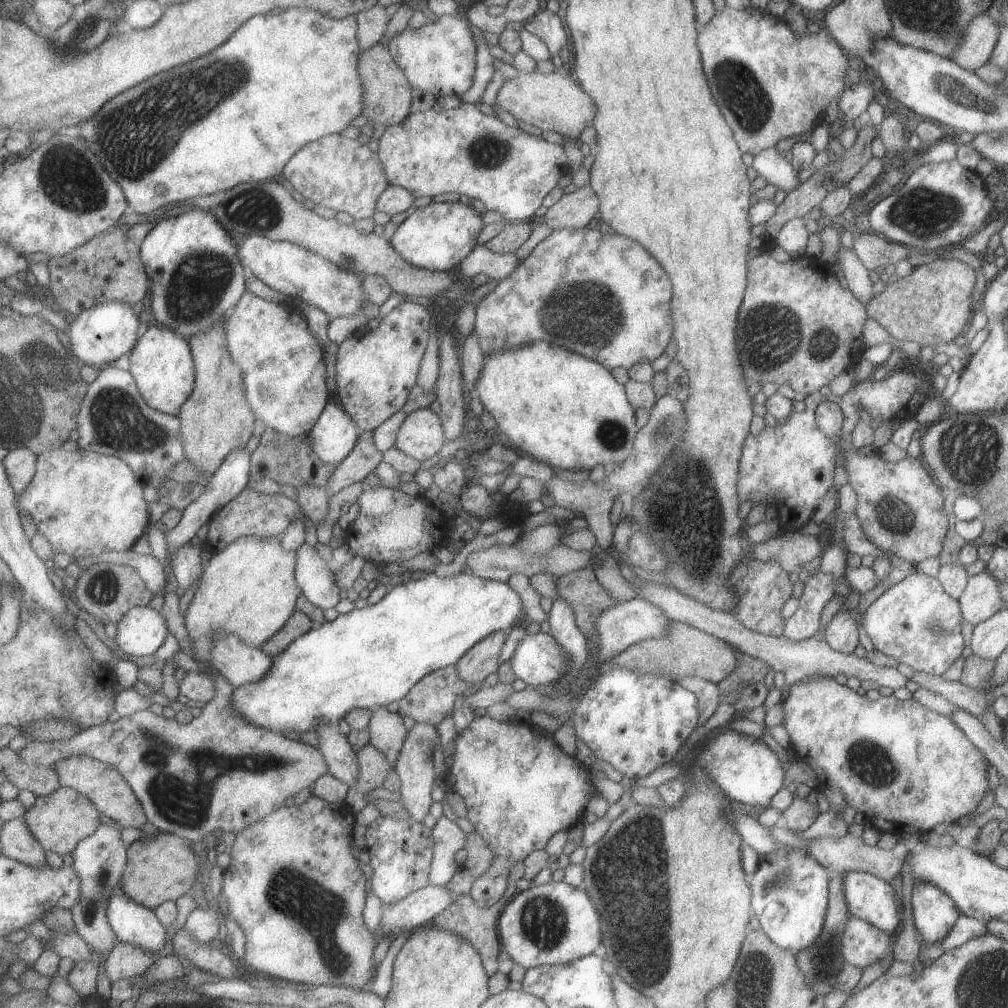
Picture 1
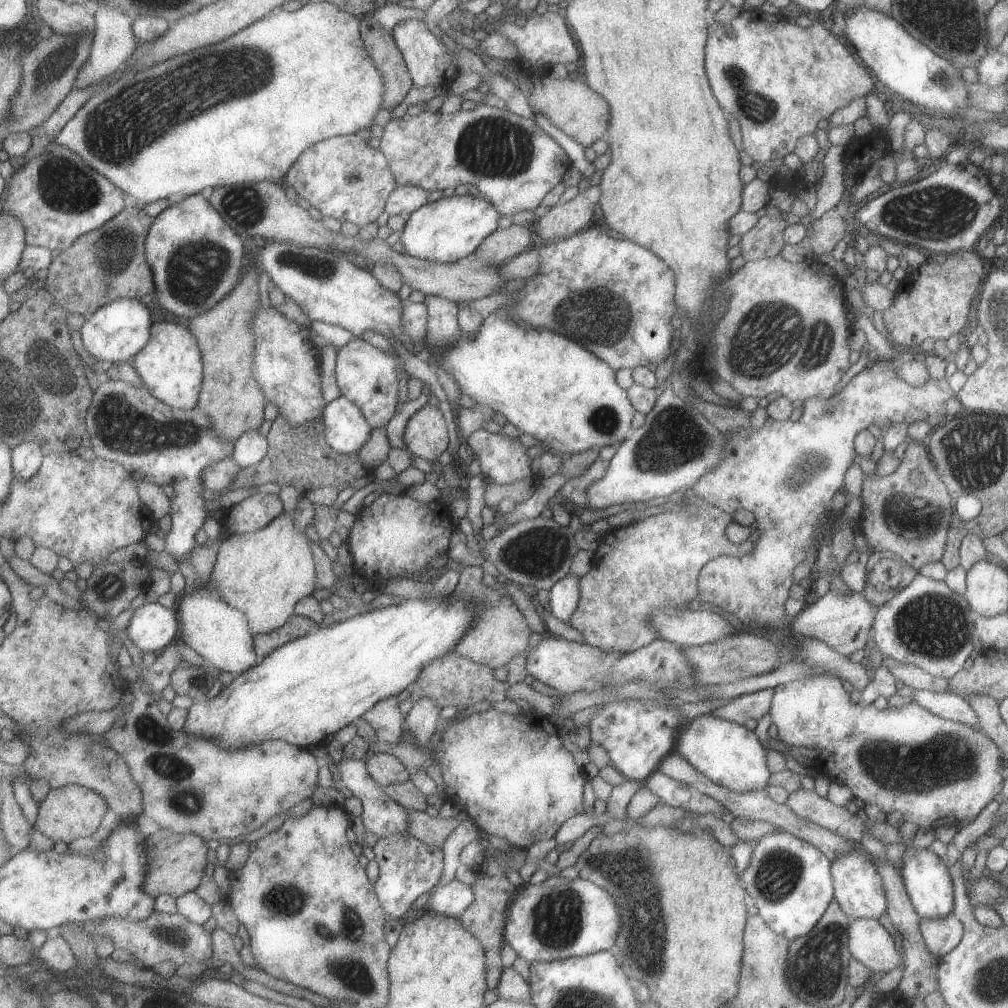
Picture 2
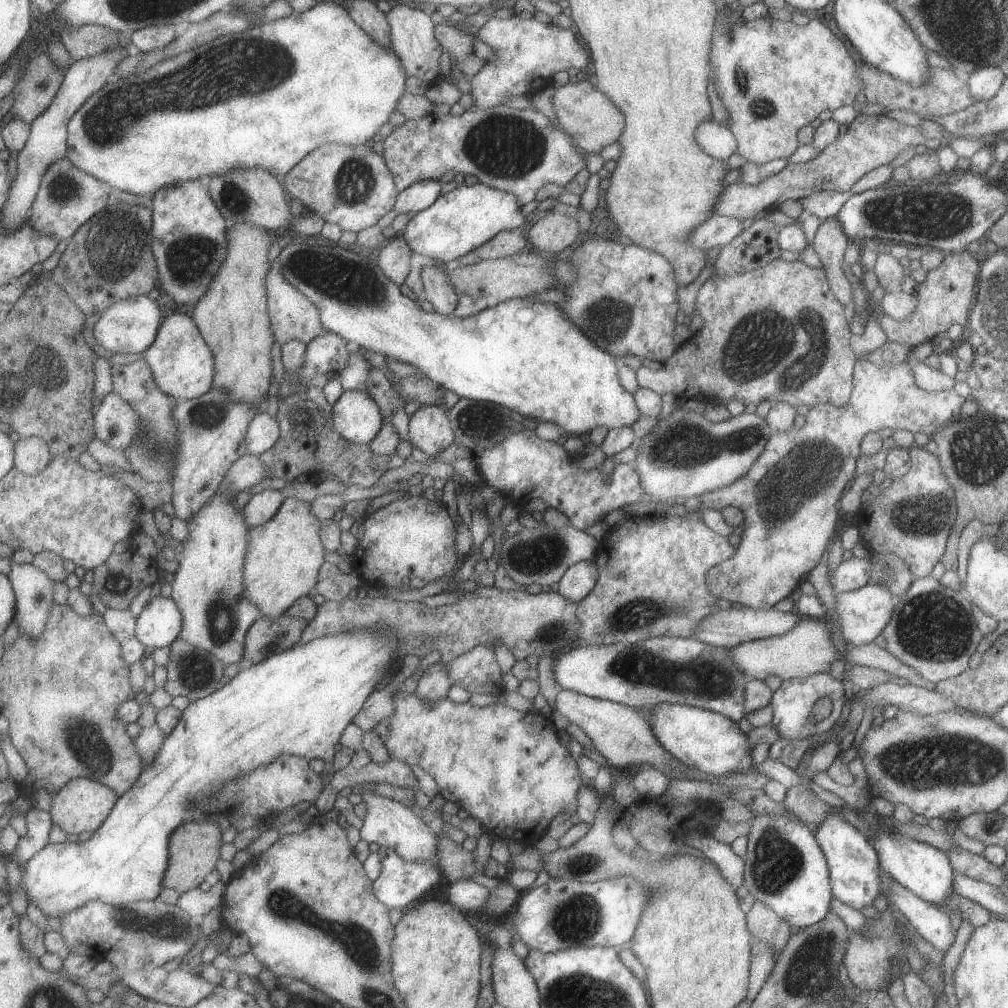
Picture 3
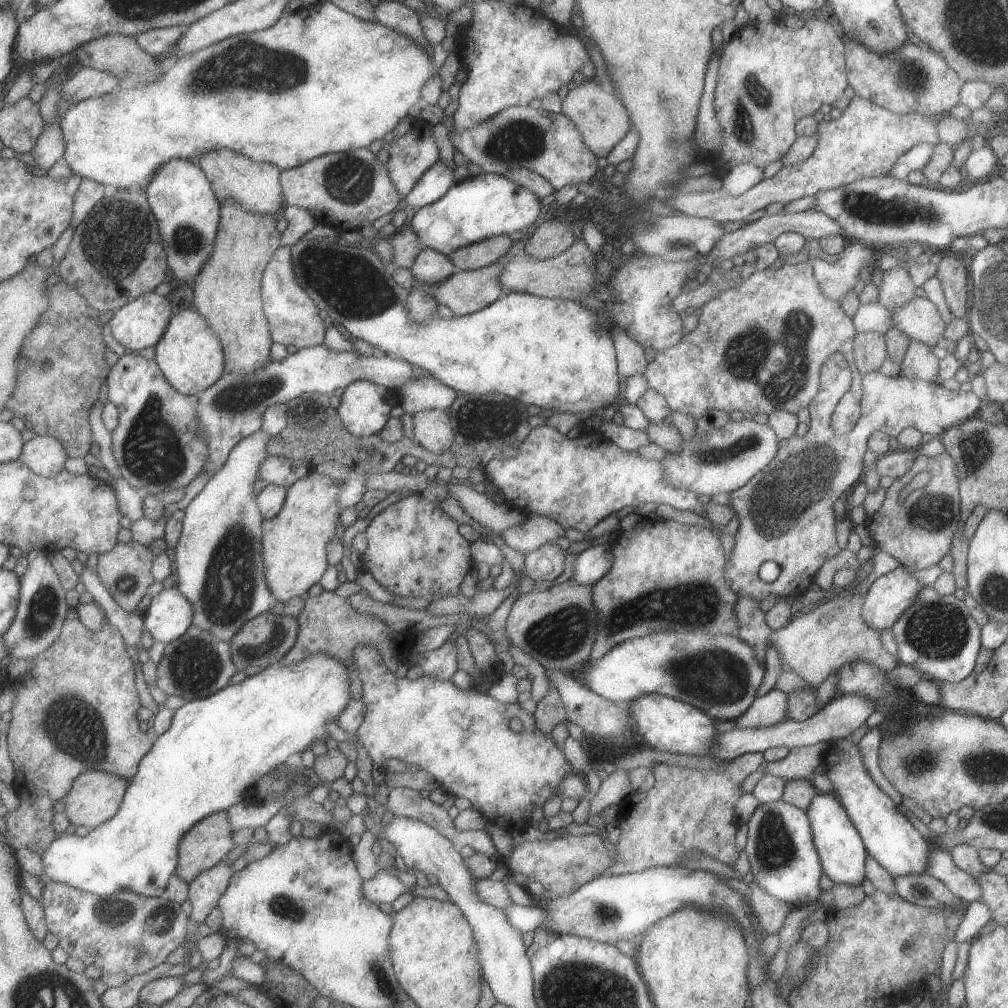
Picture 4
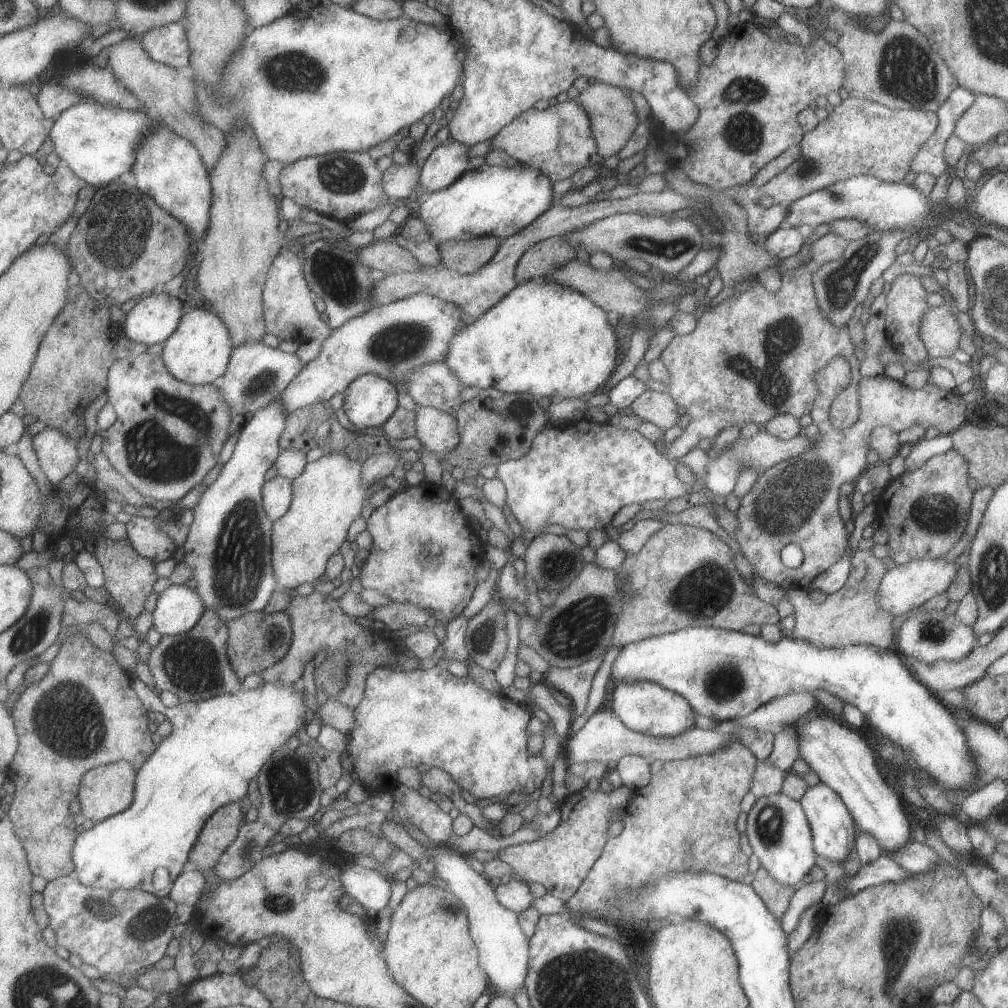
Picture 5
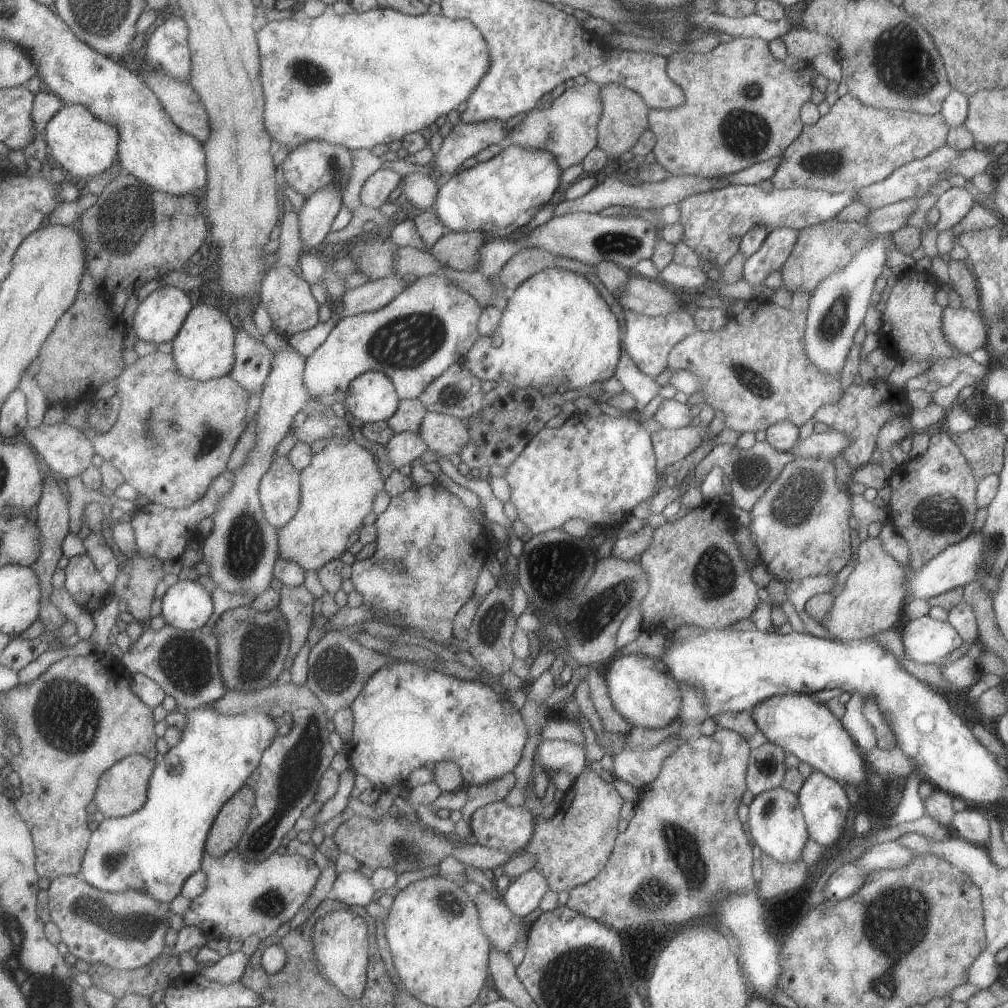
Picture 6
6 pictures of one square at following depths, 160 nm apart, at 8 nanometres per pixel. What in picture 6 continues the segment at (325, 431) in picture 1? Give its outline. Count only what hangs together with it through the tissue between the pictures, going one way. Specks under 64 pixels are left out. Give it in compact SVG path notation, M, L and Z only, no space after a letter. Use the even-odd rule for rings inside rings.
M367 371L348 384L344 404L357 420L374 423L386 421L395 412L399 400L393 383L386 374Z

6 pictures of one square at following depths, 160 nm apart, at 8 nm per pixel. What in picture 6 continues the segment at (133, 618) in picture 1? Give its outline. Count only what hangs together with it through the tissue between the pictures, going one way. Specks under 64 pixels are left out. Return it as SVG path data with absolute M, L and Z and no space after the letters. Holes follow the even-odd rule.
M179 581L167 589L162 600L166 623L187 632L204 627L215 612L212 592L201 581Z

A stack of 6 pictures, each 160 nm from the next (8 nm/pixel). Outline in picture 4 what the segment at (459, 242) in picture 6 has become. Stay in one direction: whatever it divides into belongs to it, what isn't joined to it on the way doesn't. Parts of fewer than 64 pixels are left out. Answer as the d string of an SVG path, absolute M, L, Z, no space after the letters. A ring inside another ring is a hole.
M497 235L467 246L460 246L451 251L447 258L457 270L470 271L499 260L509 250L512 242L508 235Z

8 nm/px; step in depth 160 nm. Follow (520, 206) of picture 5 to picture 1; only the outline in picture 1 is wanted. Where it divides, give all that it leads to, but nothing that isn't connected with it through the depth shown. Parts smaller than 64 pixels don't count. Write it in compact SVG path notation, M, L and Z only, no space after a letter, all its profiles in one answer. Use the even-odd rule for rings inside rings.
M459 201L431 202L424 207L414 207L410 215L396 226L388 243L406 263L414 267L432 271L455 270L461 260L474 249L483 225L481 214L470 205Z

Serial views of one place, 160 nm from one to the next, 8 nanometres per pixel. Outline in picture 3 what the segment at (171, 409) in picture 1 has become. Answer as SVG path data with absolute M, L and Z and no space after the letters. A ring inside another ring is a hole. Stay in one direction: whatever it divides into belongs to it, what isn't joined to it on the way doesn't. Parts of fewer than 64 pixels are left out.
M173 314L161 324L156 343L142 354L149 362L157 386L175 400L197 399L213 389L216 357L191 314Z

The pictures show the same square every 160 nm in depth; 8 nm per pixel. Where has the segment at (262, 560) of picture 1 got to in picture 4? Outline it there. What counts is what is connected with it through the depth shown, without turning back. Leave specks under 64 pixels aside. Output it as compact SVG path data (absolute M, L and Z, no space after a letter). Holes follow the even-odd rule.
M311 469L286 489L284 506L279 514L264 520L261 539L264 577L279 602L305 597L306 590L318 582L328 567L326 546L335 536L339 513L343 510L337 502L340 488L335 480Z

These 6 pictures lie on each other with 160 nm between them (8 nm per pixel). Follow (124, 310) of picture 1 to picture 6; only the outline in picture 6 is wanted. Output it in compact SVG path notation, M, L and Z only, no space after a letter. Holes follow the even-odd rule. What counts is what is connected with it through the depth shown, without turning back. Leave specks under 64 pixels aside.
M161 286L140 302L133 329L139 338L152 343L174 341L196 301L186 290Z

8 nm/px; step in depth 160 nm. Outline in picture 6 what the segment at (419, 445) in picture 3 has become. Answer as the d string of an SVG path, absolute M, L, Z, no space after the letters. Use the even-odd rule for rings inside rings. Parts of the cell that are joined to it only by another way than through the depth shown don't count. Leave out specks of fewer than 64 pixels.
M427 411L420 422L419 436L437 455L460 454L469 440L465 422L451 415Z

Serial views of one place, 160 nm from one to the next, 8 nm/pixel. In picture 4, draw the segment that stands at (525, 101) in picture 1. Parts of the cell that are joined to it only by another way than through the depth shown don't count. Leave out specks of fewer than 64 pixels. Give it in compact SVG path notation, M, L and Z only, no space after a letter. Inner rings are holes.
M591 80L569 90L561 100L560 111L577 127L585 146L596 157L606 157L631 128L627 109L620 98L613 90Z

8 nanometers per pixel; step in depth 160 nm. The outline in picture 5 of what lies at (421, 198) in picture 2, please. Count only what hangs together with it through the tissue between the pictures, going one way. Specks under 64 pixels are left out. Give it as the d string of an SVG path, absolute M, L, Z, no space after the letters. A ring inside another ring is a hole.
M449 135L431 151L420 166L418 188L433 192L453 184L453 181L465 171L469 171L467 156L469 156L469 147Z

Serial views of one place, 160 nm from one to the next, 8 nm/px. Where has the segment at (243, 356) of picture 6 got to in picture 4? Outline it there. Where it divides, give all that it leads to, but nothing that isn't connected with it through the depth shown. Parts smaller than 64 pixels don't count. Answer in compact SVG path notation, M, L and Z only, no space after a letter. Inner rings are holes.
M320 345L297 349L277 362L269 357L264 367L246 375L225 371L219 382L199 395L200 423L210 448L210 459L204 470L213 471L212 476L220 471L232 448L241 439L261 430L263 414L273 403L293 403L303 392L331 395L335 388L345 388L355 381L369 381L397 390L408 380L429 376L427 371L405 359L385 354L366 357L356 351L332 352Z

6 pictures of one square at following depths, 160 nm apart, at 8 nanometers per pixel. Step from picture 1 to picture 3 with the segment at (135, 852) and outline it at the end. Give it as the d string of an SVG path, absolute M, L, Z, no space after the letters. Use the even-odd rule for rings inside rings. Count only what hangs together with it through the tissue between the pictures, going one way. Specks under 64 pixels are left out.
M211 820L186 821L169 840L169 871L165 872L164 888L185 893L198 888L221 859L221 828Z

